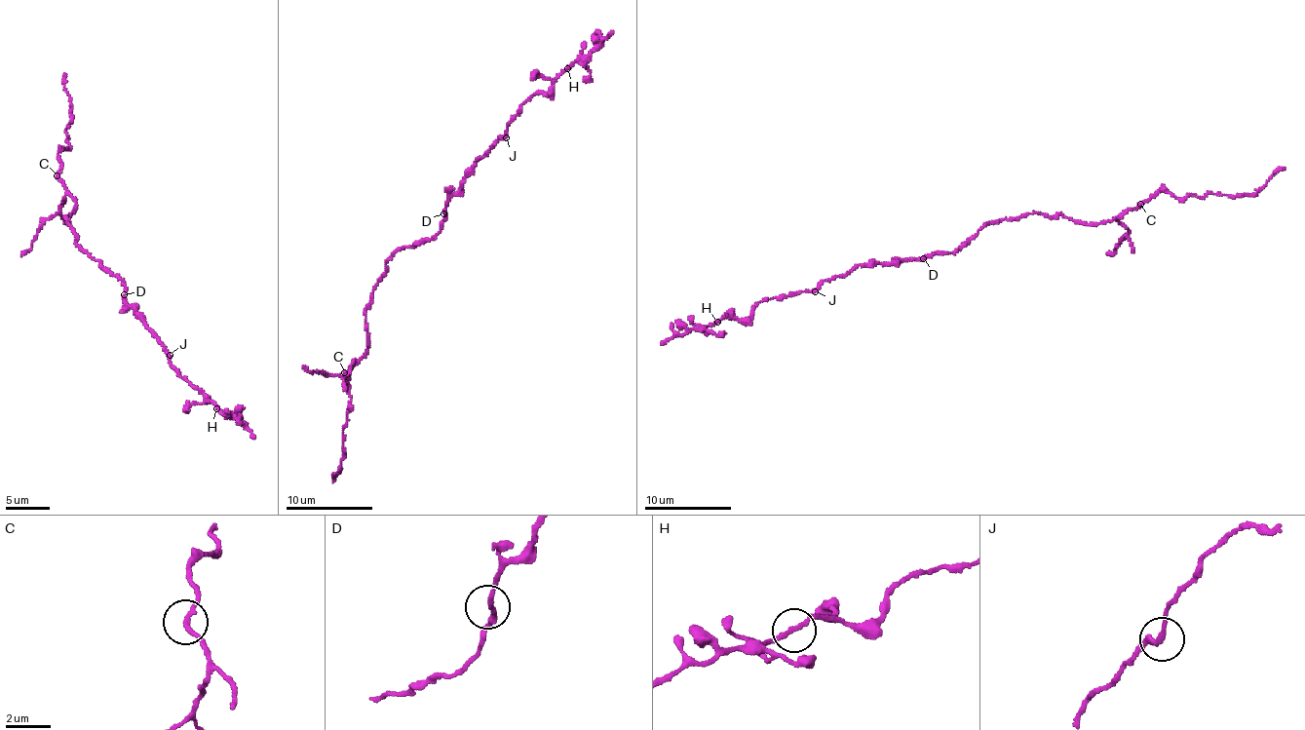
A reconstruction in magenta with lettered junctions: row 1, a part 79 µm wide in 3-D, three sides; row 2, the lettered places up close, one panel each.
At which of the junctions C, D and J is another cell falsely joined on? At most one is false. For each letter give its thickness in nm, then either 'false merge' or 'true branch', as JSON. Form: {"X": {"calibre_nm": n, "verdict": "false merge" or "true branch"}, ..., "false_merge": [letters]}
{"C": {"calibre_nm": 200, "verdict": "true branch"}, "D": {"calibre_nm": 200, "verdict": "true branch"}, "J": {"calibre_nm": 200, "verdict": "true branch"}, "false_merge": []}

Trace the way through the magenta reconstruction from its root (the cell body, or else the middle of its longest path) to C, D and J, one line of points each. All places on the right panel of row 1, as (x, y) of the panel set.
C: (969, 242), (983, 226), (1001, 219), (1018, 220), (1035, 212), (1096, 225), (1120, 219), (1140, 204)
D: (969, 242), (958, 250), (928, 254), (923, 258)
J: (969, 242), (958, 250), (945, 253), (855, 265), (844, 275), (825, 281), (815, 291)

